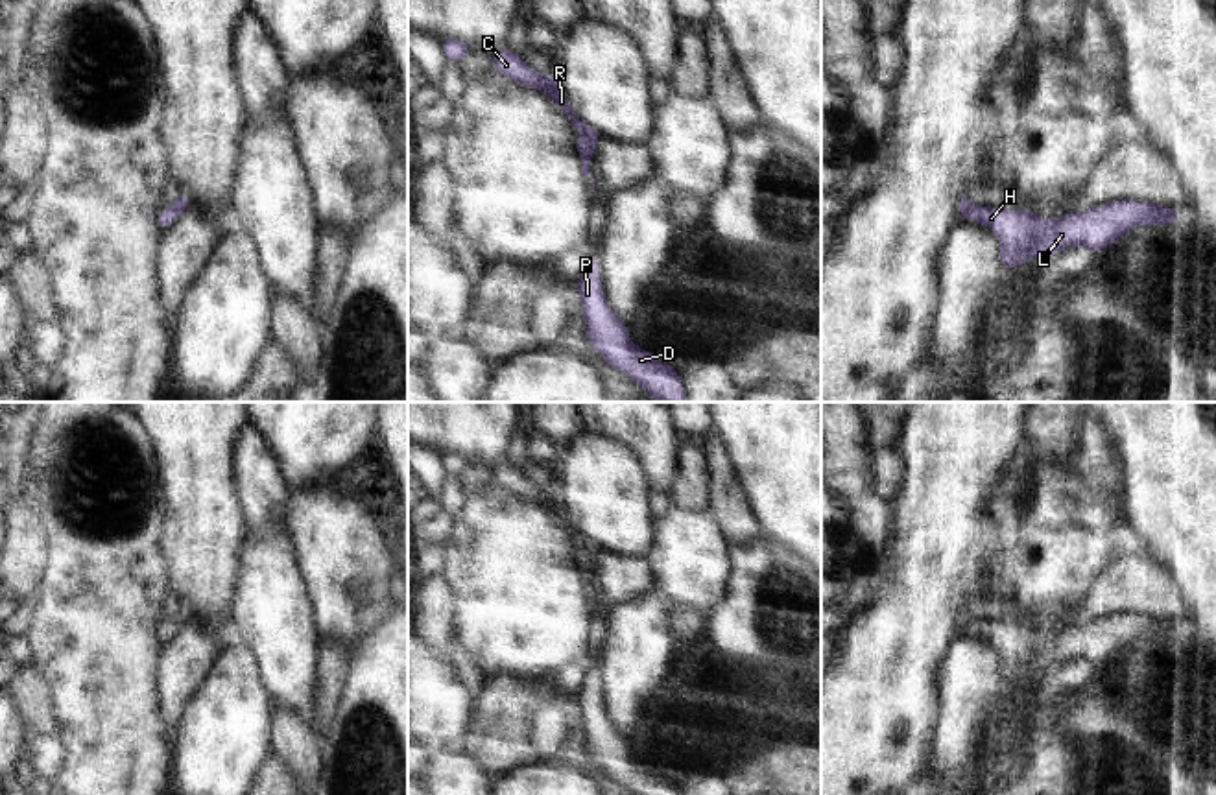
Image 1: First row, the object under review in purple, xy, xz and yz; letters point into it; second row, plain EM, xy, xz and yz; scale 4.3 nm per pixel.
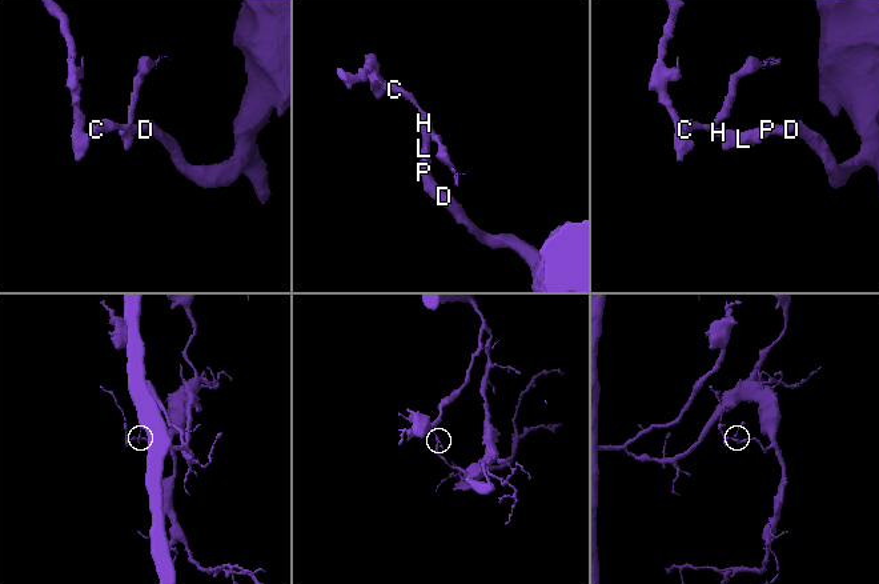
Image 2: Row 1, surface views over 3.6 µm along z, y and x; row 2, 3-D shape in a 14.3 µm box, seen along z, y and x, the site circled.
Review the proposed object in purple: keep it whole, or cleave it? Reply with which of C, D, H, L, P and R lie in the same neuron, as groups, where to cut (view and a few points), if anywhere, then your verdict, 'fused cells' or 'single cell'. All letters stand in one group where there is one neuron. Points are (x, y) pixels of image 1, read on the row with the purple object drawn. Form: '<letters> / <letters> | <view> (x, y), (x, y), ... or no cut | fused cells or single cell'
C R / D H L P | xz (584, 137), (593, 148) | fused cells

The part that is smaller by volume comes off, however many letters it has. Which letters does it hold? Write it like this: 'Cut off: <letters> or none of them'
Cut off: C, R

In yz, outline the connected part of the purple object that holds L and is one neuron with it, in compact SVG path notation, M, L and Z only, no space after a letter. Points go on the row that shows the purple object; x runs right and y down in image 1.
M1120 199L1085 212L1068 212L1046 220L1030 210L976 207L969 218L993 229L1000 240L1002 267L1019 267L1035 255L1052 256L1057 251L1085 245L1103 251L1116 236L1137 225L1177 225L1172 207L1142 199Z

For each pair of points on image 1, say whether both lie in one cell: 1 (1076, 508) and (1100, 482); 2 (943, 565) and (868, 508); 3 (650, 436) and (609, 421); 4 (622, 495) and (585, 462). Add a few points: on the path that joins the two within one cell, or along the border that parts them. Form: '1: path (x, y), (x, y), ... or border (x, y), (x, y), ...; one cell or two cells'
1: border (1072, 463), (1076, 473), (1124, 515); two cells
2: border (894, 506), (894, 532), (882, 569); two cells
3: path (641, 427), (635, 421), (619, 421); one cell
4: path (613, 489), (595, 471); one cell

